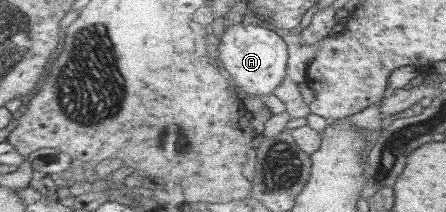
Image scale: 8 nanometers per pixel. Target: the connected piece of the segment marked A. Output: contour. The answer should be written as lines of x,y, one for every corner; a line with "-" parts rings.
233,25
217,44
216,51
221,65
248,95
257,95
264,99
282,85
287,75
289,49
285,39
275,29
259,25

